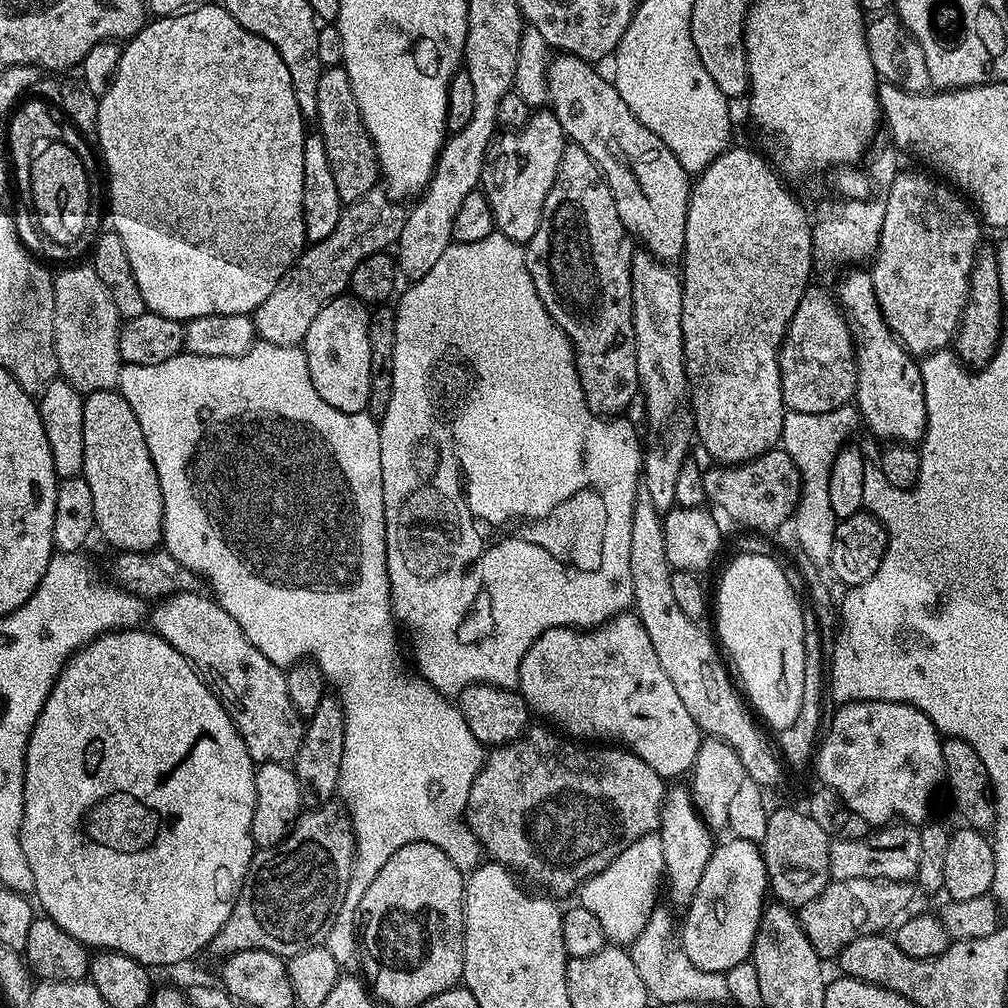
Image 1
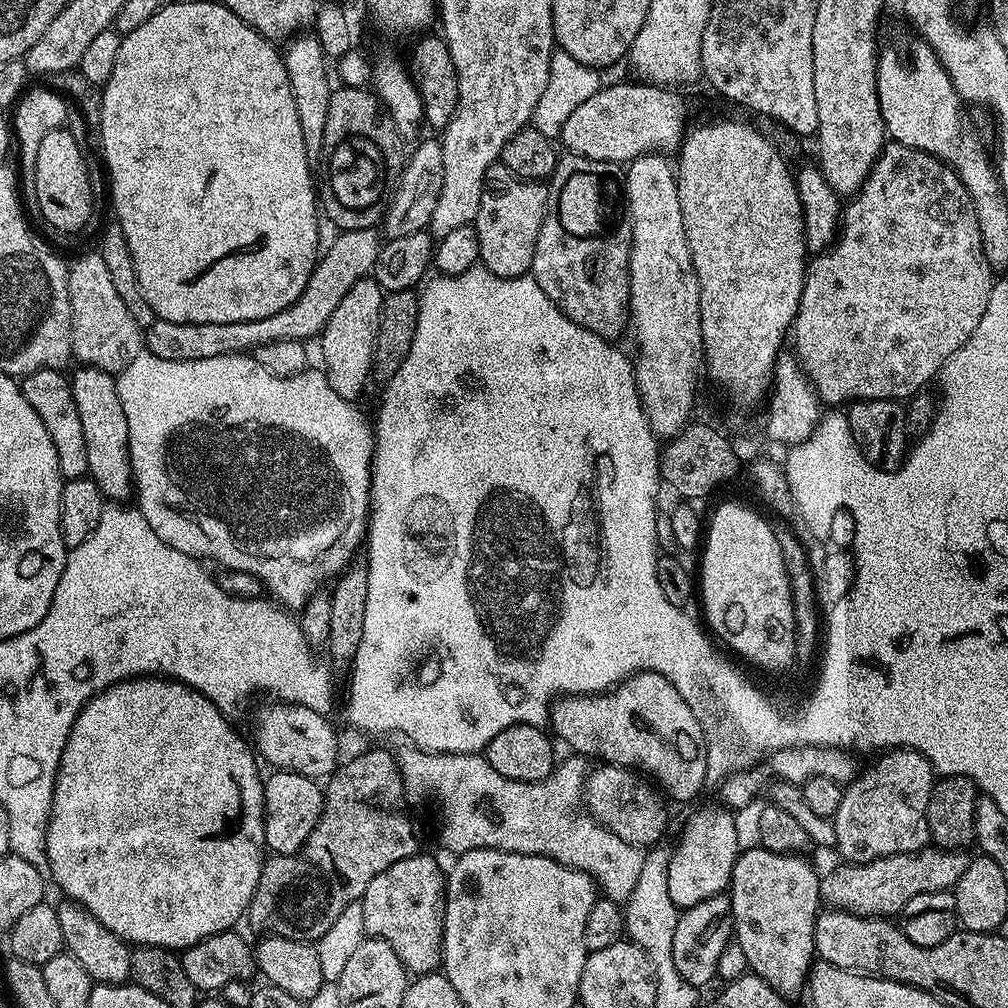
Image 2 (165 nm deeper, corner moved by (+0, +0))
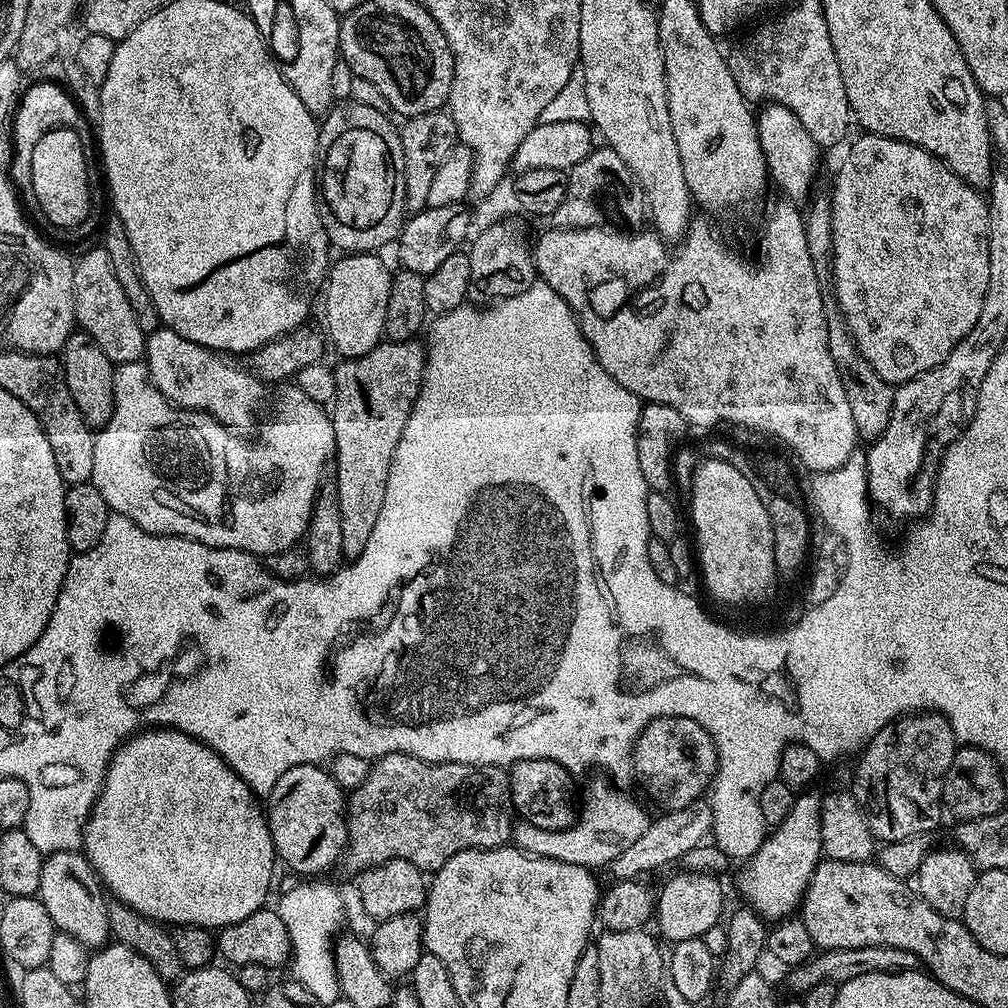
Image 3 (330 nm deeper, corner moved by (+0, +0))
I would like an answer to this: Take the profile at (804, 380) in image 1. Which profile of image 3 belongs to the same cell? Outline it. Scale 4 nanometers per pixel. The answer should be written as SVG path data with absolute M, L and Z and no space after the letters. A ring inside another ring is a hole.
M873 132L860 134L860 137L854 140L847 145L848 153L845 154L844 161L841 162L840 169L836 172L836 182L832 186L832 192L830 191L834 276L836 272L836 280L840 283L839 299L841 301L856 300L854 328L856 344L860 347L861 354L884 381L893 386L899 386L939 366L948 357L950 350L954 350L954 346L961 344L966 334L974 330L974 322L978 322L978 314L982 314L982 302L986 299L986 286L990 286L988 201L982 195L981 189L971 188L962 178L958 178L958 174L951 172L937 156L932 156L916 144L905 140L895 140L889 136L879 136ZM880 315L884 315L881 320L876 317ZM888 316L892 316L893 321ZM903 320L904 328L896 328L896 324L902 323ZM880 324L888 332L876 332Z

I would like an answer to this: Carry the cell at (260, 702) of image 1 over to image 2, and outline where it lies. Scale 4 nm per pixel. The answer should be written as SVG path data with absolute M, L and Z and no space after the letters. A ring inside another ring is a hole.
M268 702L261 710L260 721L256 724L254 748L259 759L263 763L265 760L266 763L273 764L273 769L302 774L315 781L331 776L341 763L342 755L340 756L340 740L328 719L325 713L310 710L304 704Z

